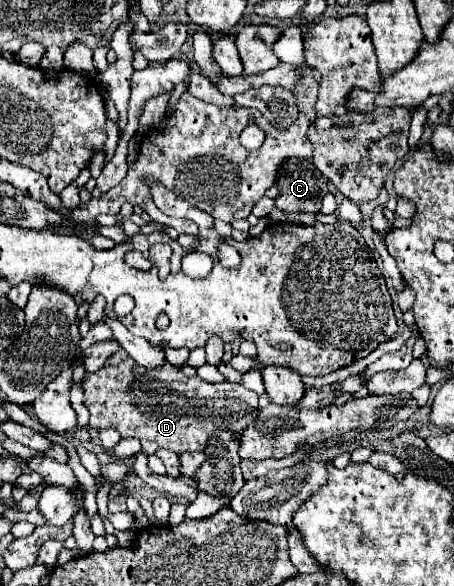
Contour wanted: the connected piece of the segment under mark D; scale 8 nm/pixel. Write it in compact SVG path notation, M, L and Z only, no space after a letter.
M117 350L107 358L105 366L93 374L85 374L83 378L83 390L85 390L85 406L91 412L89 426L95 430L115 428L123 438L137 438L141 442L141 452L153 454L159 448L167 448L173 452L195 452L205 450L207 442L213 434L225 430L225 432L243 432L253 418L259 416L259 394L247 390L243 384L233 382L221 382L211 384L201 380L199 376L187 378L179 366L173 366L165 362L157 368L145 368L133 362L125 350Z

